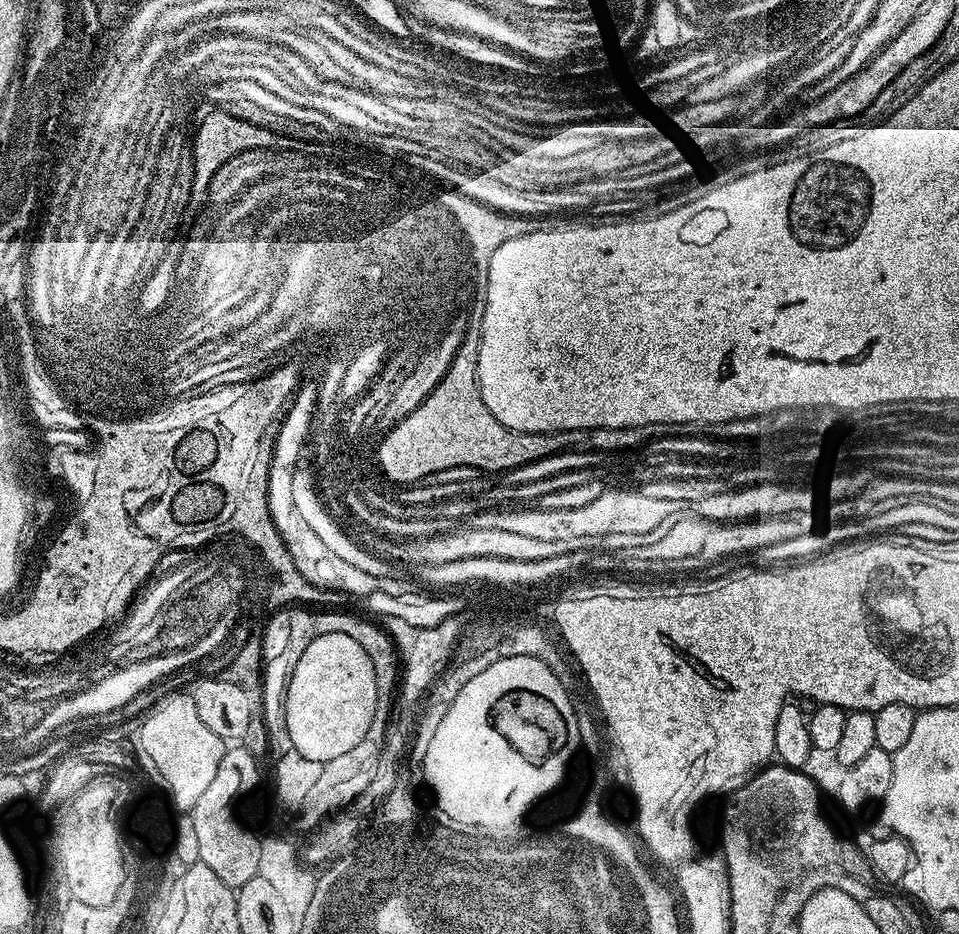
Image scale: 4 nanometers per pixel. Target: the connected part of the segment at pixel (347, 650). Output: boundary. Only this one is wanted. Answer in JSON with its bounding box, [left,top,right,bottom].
[284,633,376,764]

